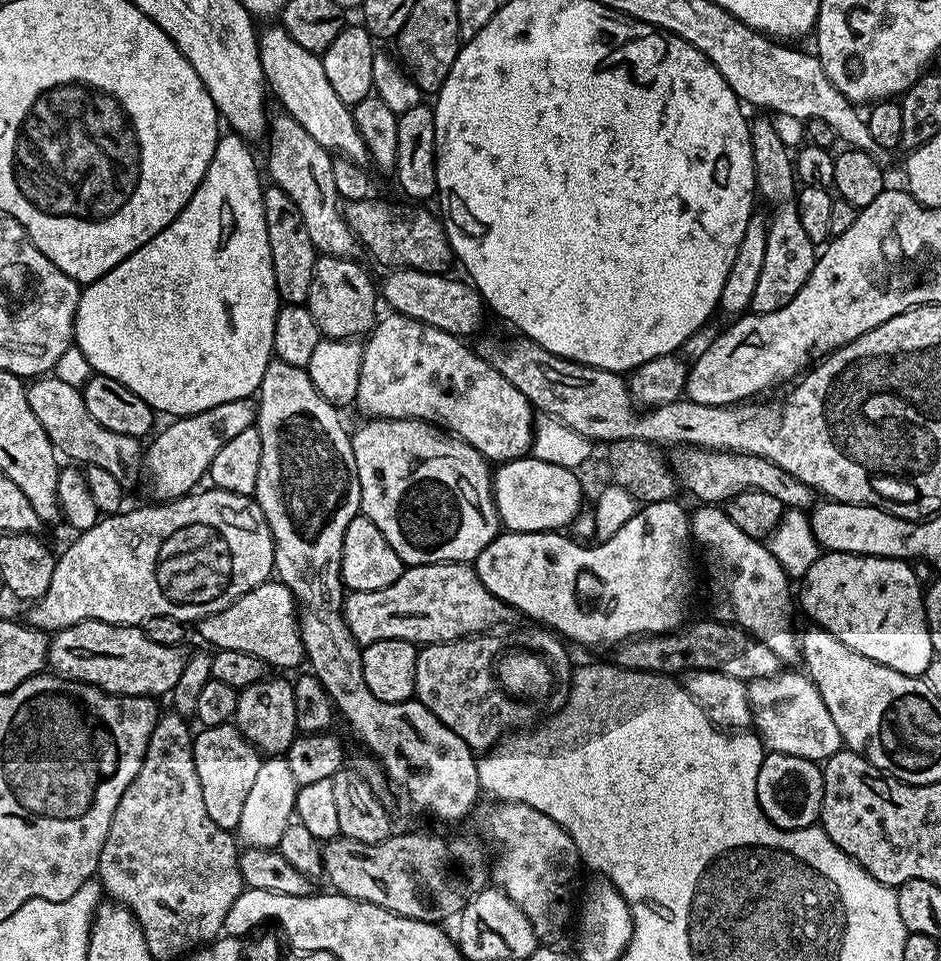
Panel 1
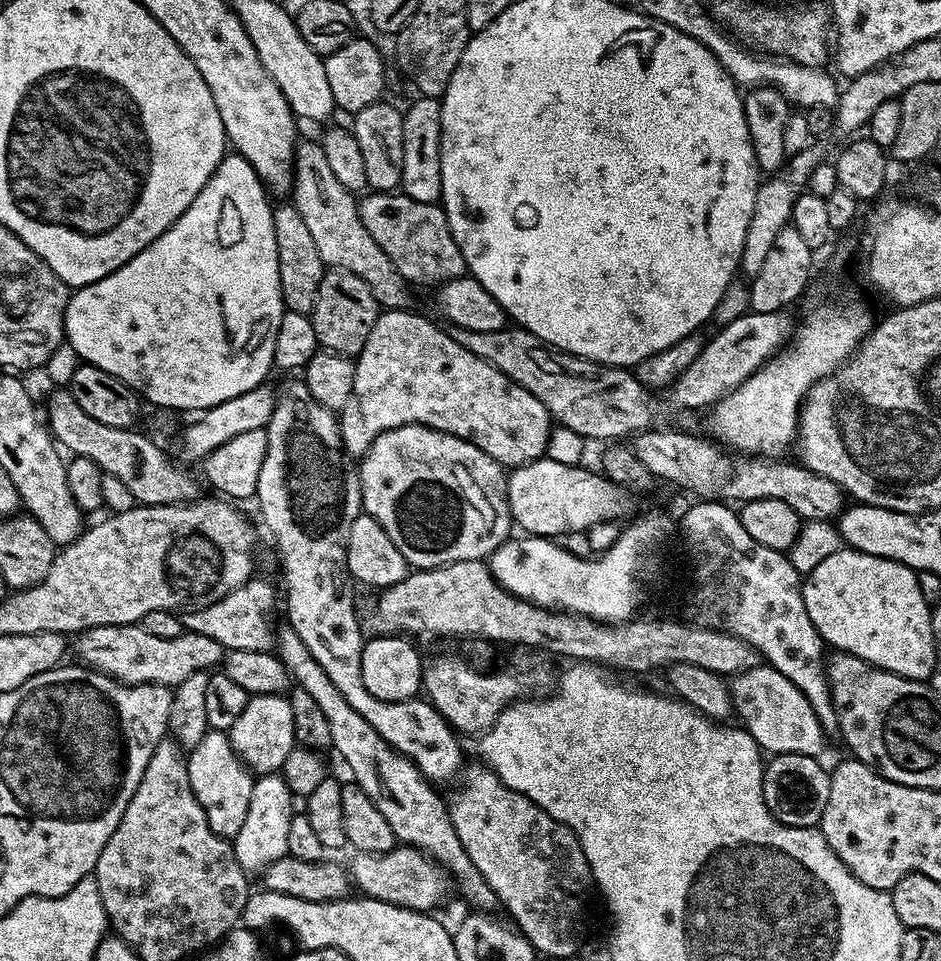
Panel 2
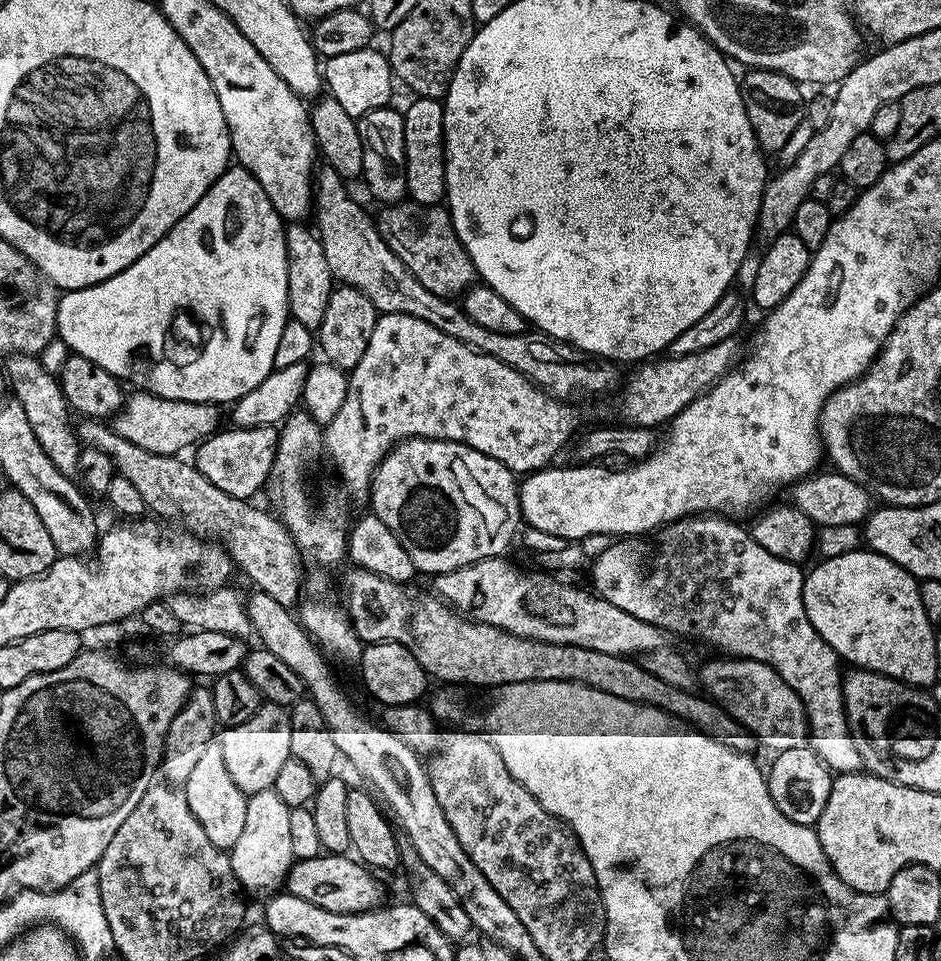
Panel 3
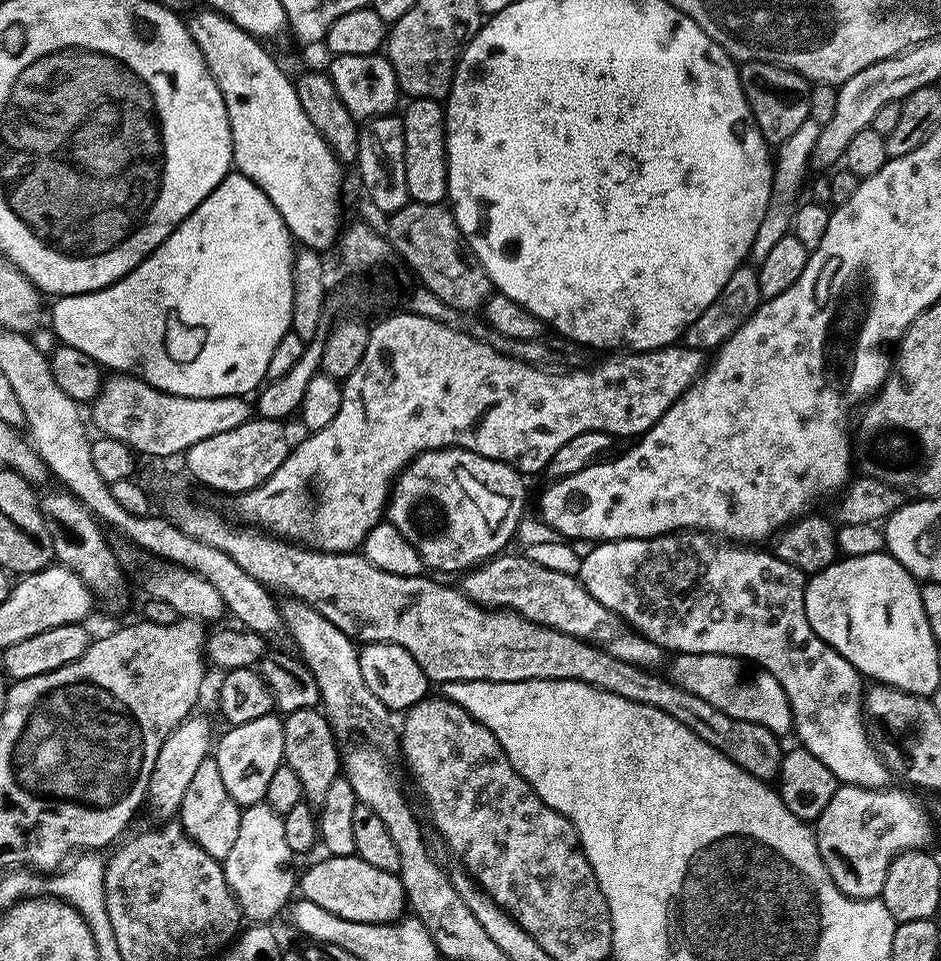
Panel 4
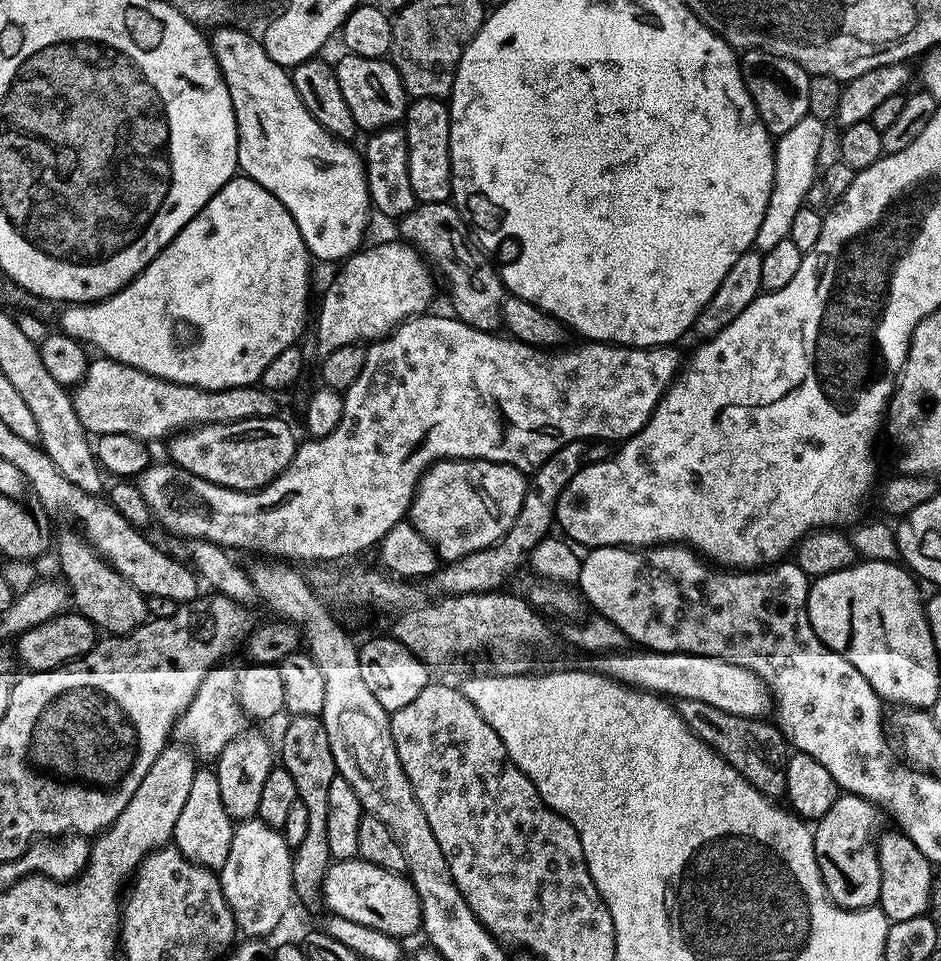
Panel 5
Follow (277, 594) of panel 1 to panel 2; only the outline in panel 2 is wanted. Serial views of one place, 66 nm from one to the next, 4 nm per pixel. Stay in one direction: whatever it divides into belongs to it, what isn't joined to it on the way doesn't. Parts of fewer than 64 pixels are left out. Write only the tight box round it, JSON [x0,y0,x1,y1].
[183,578,276,652]

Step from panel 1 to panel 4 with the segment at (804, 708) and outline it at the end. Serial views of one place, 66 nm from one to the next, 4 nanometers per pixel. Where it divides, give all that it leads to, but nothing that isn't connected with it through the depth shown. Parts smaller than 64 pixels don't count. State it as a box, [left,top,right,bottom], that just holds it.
[667,654,793,738]

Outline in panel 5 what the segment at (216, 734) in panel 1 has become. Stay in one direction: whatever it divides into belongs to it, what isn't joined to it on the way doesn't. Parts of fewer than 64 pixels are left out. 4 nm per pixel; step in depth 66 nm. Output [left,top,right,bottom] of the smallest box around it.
[171,767,234,870]

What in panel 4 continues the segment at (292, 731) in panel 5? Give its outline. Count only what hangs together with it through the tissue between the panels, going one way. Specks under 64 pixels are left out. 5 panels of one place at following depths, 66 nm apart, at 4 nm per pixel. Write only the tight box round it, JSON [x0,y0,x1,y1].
[283,707,342,806]

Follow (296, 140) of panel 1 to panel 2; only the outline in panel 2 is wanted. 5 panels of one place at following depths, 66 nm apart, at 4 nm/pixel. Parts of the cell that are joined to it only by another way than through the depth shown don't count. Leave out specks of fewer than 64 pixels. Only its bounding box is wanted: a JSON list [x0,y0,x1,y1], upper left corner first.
[290,139,413,310]

